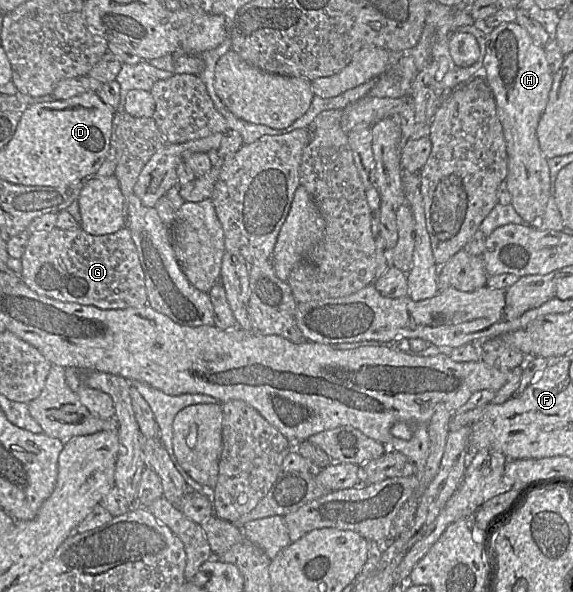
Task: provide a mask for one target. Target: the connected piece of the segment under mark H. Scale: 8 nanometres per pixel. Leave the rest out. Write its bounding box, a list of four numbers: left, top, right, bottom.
[483,22,553,224]

